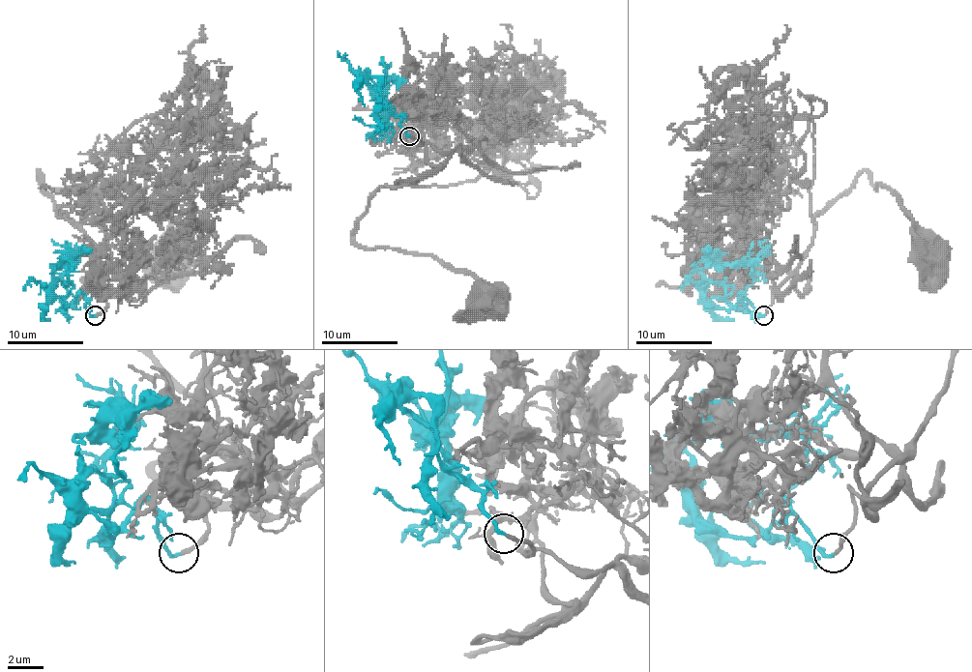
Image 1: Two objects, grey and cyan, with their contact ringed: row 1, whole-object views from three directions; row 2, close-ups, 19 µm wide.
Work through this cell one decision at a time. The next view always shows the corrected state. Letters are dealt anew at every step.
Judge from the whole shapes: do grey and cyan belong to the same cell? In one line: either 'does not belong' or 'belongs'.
belongs

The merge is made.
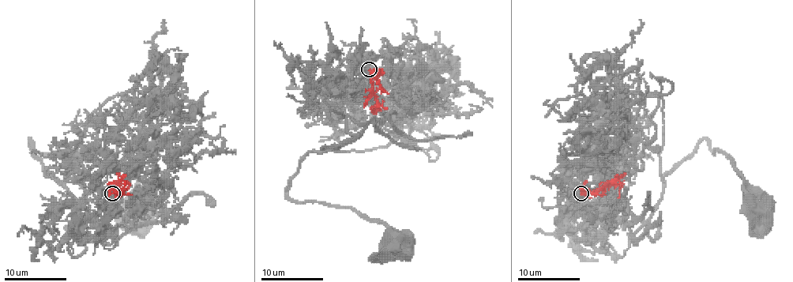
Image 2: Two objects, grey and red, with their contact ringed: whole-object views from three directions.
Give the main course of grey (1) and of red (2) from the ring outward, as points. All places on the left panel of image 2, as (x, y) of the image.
1: (111, 193), (106, 205), (87, 199), (95, 222), (31, 139), (35, 151), (118, 160), (141, 202)
2: (113, 193), (119, 182), (114, 188), (116, 197)

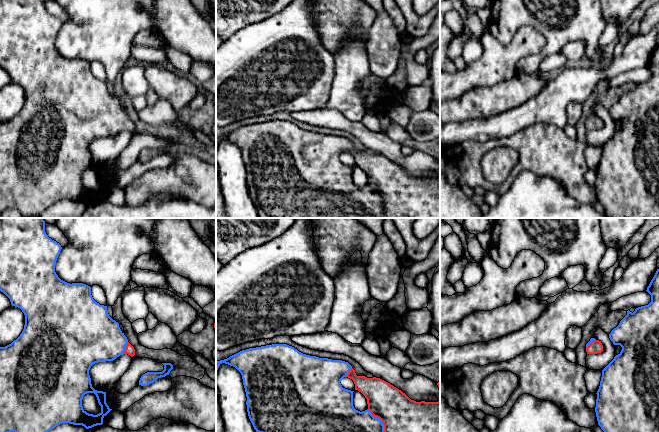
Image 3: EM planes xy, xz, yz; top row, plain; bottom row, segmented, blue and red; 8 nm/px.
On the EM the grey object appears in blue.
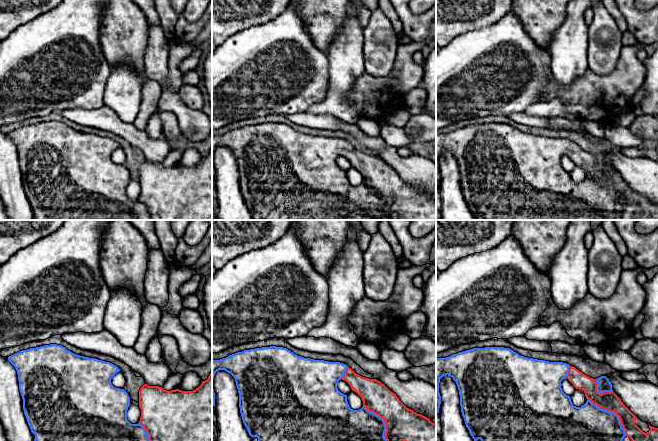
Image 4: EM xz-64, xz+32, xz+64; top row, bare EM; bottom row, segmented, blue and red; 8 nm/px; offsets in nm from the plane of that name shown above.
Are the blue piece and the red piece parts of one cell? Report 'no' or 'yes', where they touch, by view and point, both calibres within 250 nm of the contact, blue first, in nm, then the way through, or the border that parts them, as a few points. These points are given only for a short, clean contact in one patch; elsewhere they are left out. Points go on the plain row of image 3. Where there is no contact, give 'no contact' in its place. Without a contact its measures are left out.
yes | xz (382, 200) | 460/460 nm

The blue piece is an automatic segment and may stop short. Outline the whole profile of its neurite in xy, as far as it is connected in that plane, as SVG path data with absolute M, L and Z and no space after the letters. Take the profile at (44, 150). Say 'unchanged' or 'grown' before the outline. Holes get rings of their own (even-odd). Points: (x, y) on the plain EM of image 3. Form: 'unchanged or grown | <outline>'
grown | M0 0L0 67L25 91L25 101L20 112L11 120L0 123L0 214L10 208L17 209L23 218L37 217L50 206L62 199L82 201L86 205L103 200L103 194L112 186L106 179L106 168L97 167L92 163L89 146L98 138L113 137L123 130L131 133L135 131L134 123L128 118L127 113L121 107L119 99L113 96L107 86L107 82L97 79L91 71L91 63L83 59L67 59L61 56L55 48L55 41L62 23L59 19L48 13L45 8L45 0ZM94 169L101 182L101 188L97 191L87 189L82 182L83 172Z

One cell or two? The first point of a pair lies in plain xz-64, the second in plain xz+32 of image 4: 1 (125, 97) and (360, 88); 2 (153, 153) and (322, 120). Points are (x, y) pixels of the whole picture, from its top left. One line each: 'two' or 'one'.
1: two
2: one

